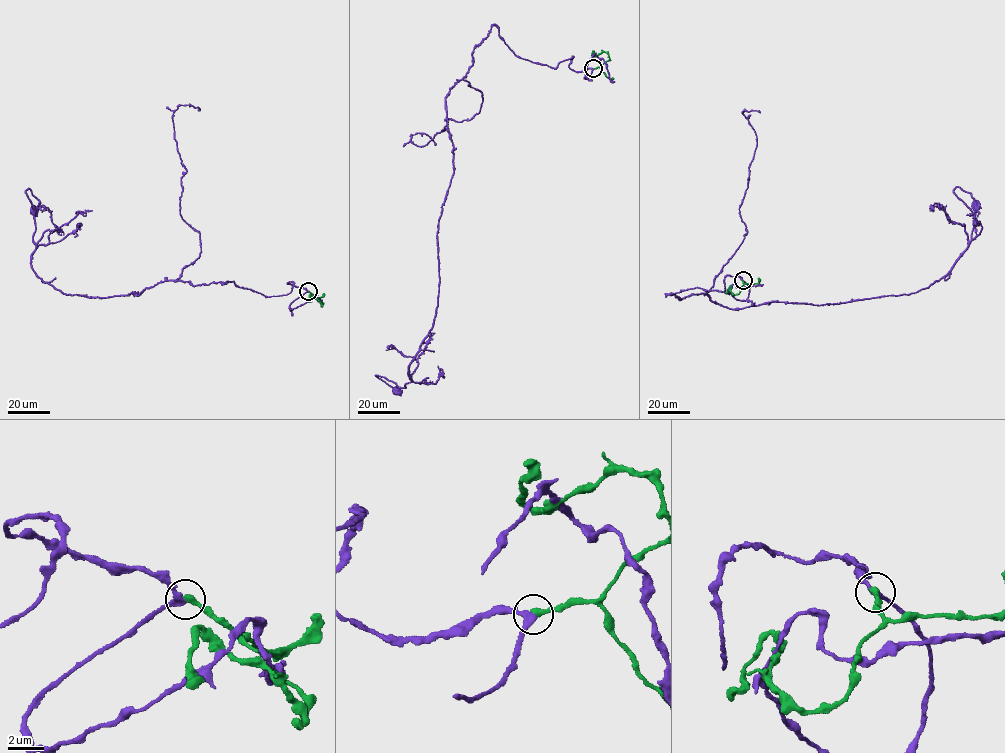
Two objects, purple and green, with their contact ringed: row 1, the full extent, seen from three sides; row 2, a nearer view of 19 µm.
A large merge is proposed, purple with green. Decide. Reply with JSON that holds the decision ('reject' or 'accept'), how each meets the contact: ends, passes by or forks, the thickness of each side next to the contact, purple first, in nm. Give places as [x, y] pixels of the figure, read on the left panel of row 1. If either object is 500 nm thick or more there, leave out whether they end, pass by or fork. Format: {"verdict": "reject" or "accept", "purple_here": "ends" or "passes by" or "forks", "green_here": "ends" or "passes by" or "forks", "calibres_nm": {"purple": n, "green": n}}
{"verdict": "reject", "purple_here": "passes by", "green_here": "ends", "calibres_nm": {"purple": 280, "green": 340}}

